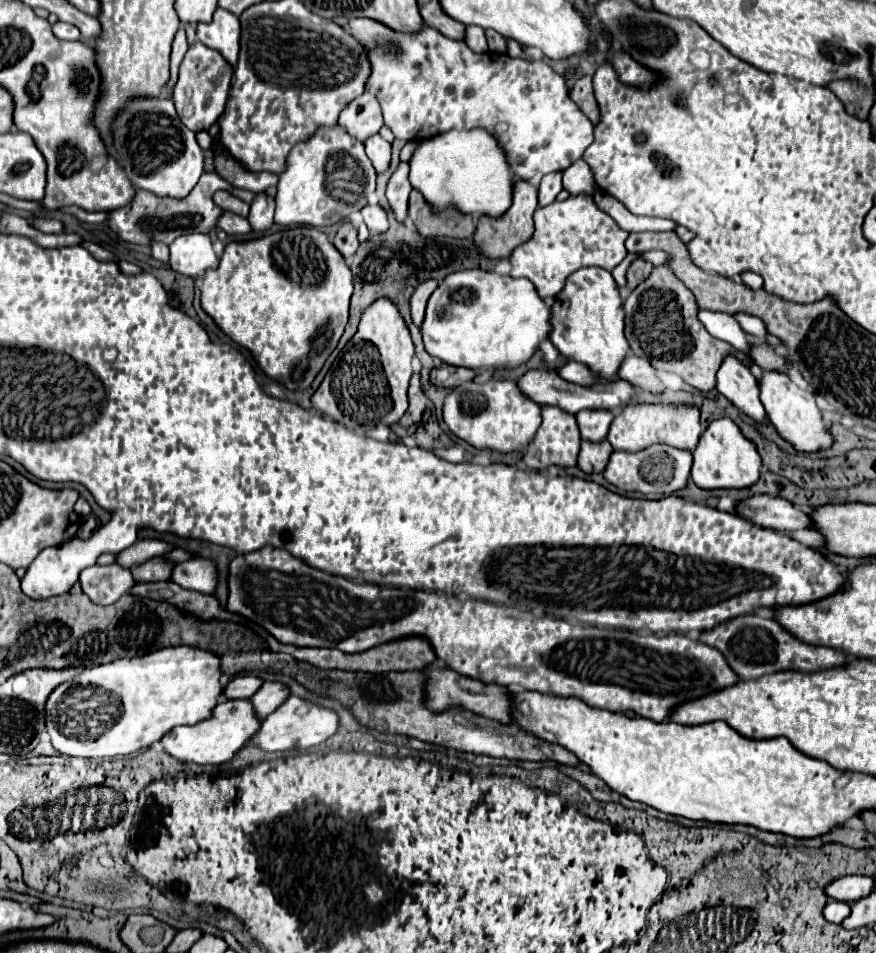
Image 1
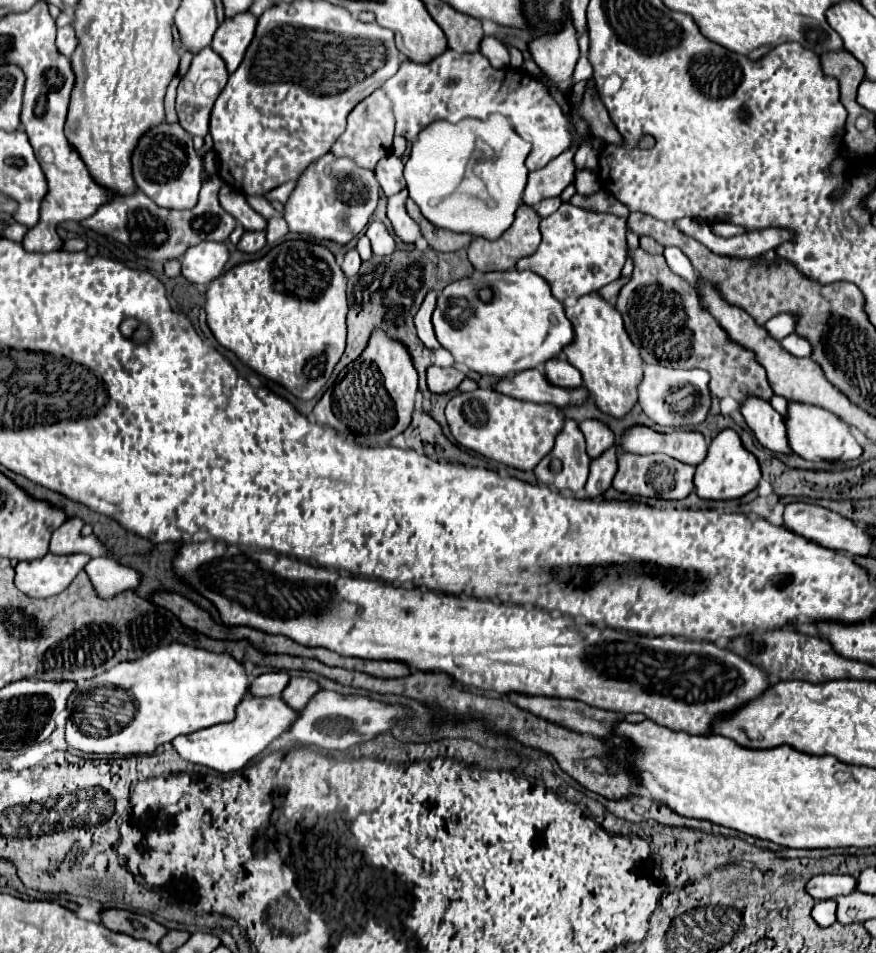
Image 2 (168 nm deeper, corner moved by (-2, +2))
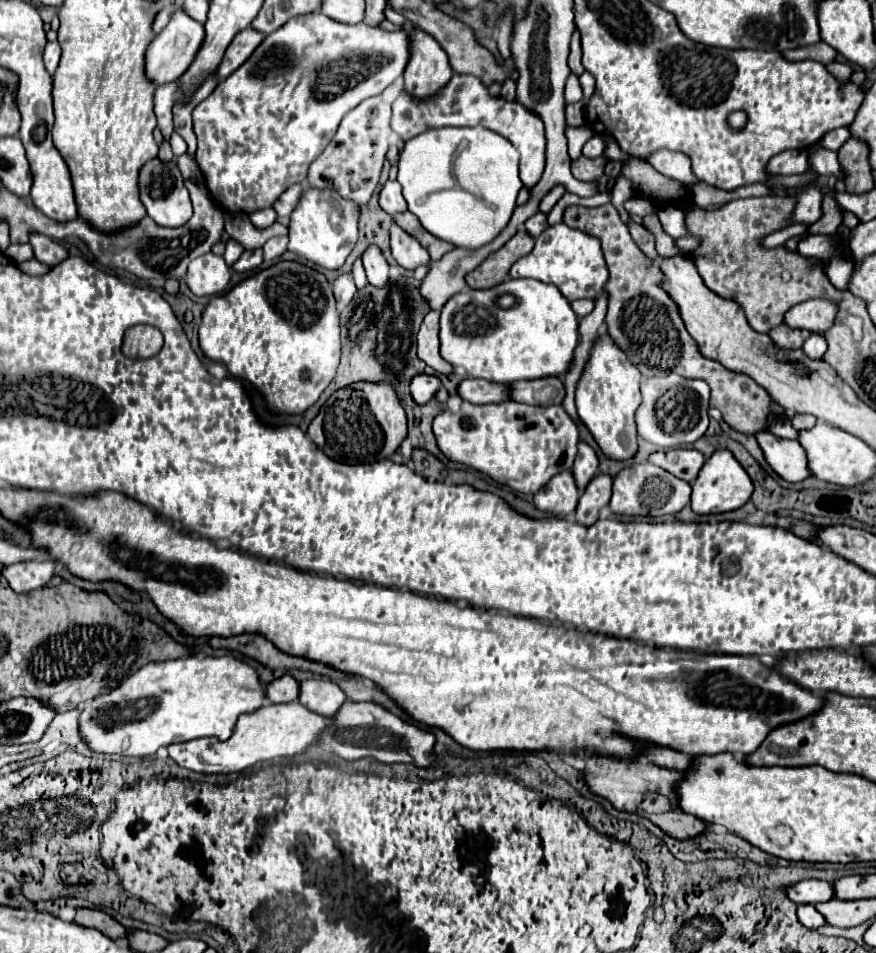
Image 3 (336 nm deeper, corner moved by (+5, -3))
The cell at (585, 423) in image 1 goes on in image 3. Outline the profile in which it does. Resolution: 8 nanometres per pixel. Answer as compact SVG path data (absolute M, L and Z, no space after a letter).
M580 441L578 443L578 455L576 455L576 461L572 467L572 475L574 475L578 489L584 491L596 473L598 473L598 457L590 445Z

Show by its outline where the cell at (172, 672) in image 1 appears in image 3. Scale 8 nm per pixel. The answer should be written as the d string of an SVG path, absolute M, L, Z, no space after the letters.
M232 655L222 657L180 657L174 661L148 663L130 675L120 687L102 695L98 707L80 717L80 733L88 747L108 755L146 757L160 747L200 737L226 741L244 713L266 705L266 691L258 671Z

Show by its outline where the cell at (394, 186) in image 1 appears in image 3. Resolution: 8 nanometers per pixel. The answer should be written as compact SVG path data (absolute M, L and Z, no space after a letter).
M392 223L390 229L390 245L392 245L392 257L404 269L414 271L416 267L426 265L430 261L430 255L424 251L424 247L410 235L406 235L406 231L396 227L396 223Z

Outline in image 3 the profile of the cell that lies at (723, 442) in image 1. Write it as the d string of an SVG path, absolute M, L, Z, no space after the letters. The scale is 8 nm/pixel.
M718 449L700 469L698 479L692 485L692 511L698 515L712 515L712 513L726 513L740 509L752 495L754 487L748 473L742 465L734 459L728 449Z

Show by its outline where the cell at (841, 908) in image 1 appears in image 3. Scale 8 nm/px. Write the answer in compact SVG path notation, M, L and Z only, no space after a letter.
M798 905L798 919L804 927L808 929L818 929L822 925L826 925L826 921L822 919L822 915L816 911L814 905Z

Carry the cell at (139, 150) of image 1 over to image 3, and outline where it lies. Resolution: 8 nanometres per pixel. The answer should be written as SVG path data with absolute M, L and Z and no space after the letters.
M160 159L148 161L140 171L140 199L148 211L148 215L160 227L182 227L192 217L192 203L188 189L184 187L184 177L176 167L176 161L162 163Z

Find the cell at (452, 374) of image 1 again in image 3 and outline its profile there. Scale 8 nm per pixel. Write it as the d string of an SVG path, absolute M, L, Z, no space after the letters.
M420 373L420 375L414 375L414 379L410 381L410 395L418 405L424 405L434 397L438 387L440 387L440 379L438 377Z

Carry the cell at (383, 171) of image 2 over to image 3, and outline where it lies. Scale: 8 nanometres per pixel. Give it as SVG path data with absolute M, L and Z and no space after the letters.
M388 181L384 185L384 189L380 191L380 207L388 213L388 215L396 215L396 213L404 213L406 201L402 197L402 187L398 181Z

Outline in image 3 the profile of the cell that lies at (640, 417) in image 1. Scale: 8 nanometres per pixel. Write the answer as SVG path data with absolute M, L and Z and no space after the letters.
M696 449L658 451L658 453L652 453L648 461L666 469L668 473L672 473L674 477L678 477L686 483L694 483L694 479L698 477L698 471L704 465L704 457Z

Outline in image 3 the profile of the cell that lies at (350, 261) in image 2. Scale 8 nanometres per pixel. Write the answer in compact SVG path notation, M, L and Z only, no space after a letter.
M340 275L334 281L334 299L336 299L336 305L340 311L346 305L350 305L350 301L354 299L354 293L356 293L356 285L354 285L352 275Z

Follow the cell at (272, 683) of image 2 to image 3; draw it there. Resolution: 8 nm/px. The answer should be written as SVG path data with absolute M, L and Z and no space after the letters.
M284 675L284 677L272 681L266 687L266 695L268 695L268 699L272 703L290 703L290 701L296 701L298 693L300 693L300 685L290 675Z

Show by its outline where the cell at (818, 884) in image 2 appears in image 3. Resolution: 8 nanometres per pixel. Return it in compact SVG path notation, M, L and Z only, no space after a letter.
M804 879L804 881L798 881L798 883L790 885L790 887L786 887L786 895L794 903L810 903L810 905L816 905L820 901L830 901L834 897L834 889L826 881Z

